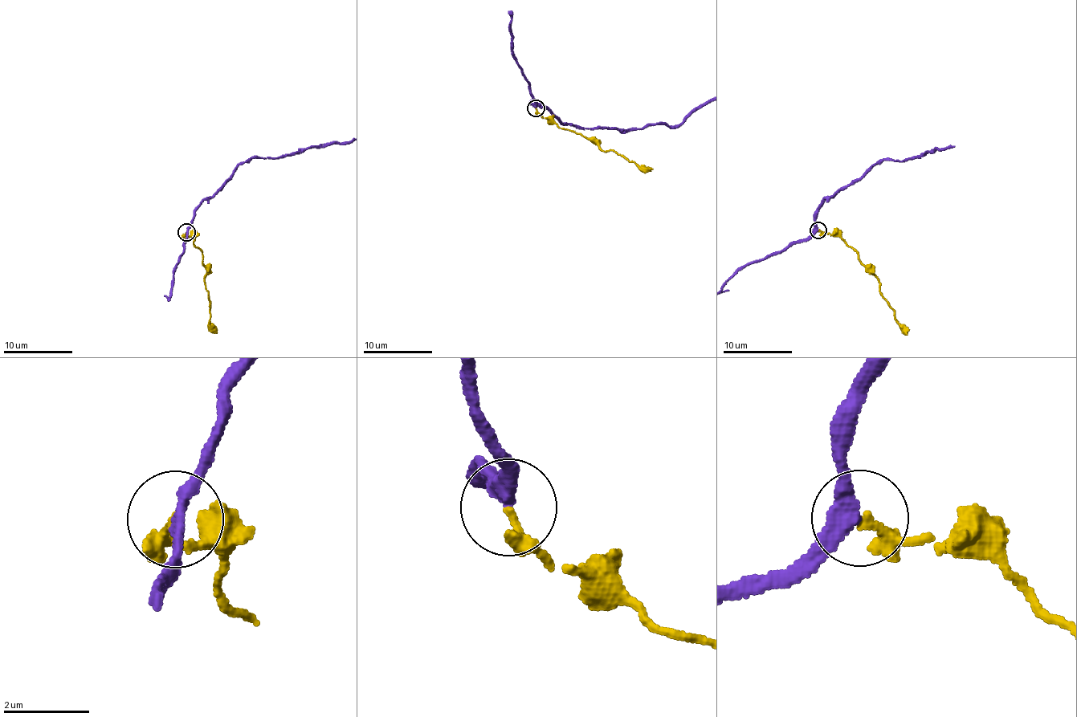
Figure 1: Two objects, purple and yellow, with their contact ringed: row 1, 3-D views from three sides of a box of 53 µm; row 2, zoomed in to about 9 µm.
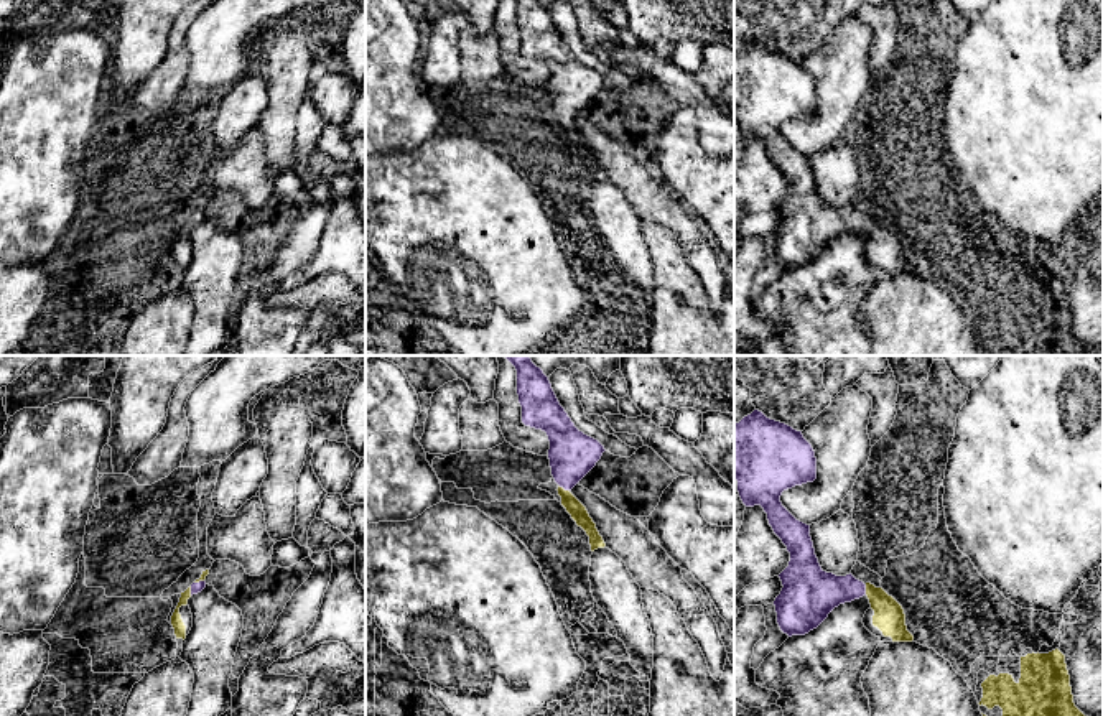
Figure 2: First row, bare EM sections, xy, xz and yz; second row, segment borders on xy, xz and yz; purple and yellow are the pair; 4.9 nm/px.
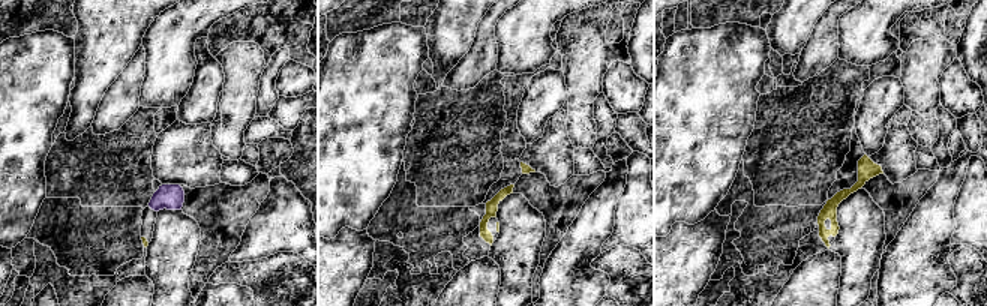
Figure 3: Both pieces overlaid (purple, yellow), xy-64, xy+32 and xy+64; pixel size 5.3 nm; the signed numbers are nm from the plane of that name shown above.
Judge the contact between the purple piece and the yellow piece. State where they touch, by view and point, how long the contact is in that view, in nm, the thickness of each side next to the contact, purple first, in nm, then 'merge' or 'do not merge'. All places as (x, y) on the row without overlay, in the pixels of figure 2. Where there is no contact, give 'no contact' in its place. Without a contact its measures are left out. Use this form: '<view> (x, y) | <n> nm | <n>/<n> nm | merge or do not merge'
xz (563, 119) | 70 nm | 220/90 nm | merge

